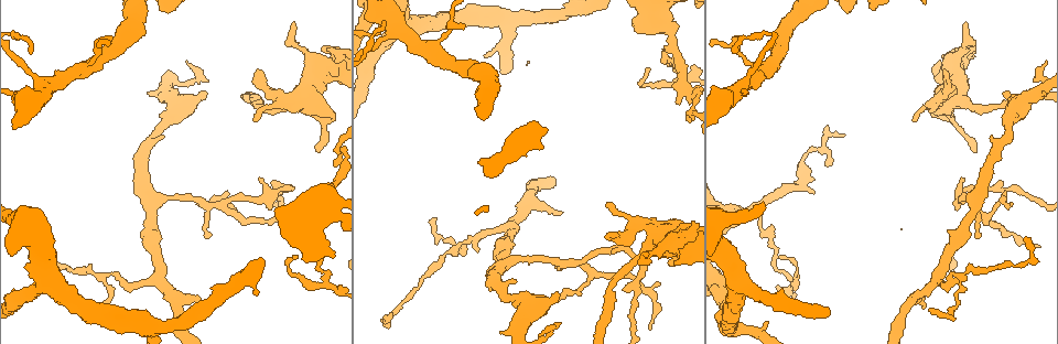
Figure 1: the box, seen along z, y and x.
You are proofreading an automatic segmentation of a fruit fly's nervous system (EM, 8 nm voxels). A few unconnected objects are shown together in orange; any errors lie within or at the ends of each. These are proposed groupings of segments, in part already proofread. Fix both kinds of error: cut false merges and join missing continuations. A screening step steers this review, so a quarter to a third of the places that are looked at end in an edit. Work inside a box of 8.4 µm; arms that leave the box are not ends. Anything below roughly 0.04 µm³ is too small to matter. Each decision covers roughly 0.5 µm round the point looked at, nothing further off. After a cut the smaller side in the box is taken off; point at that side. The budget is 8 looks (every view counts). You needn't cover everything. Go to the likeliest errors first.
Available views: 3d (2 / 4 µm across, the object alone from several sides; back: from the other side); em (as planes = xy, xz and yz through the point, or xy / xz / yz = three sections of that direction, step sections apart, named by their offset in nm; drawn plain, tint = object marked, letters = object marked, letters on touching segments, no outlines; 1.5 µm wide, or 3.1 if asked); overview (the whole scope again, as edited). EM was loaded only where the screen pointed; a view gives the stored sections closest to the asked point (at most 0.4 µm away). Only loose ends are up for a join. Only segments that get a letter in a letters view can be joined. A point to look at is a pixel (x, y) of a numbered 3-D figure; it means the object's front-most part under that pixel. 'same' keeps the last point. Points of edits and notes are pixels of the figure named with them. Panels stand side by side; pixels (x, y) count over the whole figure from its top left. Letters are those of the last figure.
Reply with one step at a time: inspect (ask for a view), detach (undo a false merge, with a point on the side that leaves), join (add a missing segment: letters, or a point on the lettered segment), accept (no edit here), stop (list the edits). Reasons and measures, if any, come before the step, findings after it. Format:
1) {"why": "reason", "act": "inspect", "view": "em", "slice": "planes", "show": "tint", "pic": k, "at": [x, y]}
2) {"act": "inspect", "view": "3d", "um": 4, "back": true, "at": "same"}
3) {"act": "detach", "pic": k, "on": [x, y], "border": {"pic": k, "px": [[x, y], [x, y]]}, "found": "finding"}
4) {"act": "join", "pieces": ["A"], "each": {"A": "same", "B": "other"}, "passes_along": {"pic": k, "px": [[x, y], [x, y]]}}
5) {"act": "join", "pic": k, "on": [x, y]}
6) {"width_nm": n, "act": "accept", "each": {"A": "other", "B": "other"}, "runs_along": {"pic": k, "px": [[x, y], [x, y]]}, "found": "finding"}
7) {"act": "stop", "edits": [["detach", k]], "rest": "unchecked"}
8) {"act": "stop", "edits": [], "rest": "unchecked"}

{"why": "free end", "act": "inspect", "view": "3d", "um": 4, "pic": 1, "at": [258, 70]}

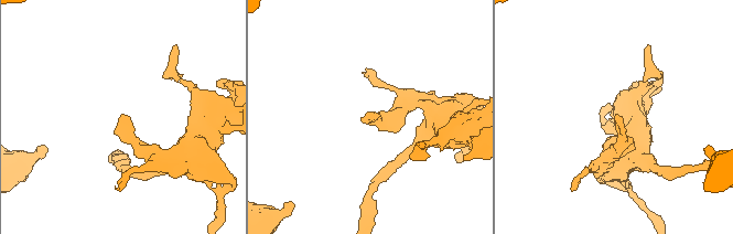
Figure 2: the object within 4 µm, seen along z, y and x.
{"why": "shape alone is not enough", "act": "inspect", "view": "em", "um": 3.1, "slice": "planes", "show": "letters", "pic": 2, "at": [129, 117]}

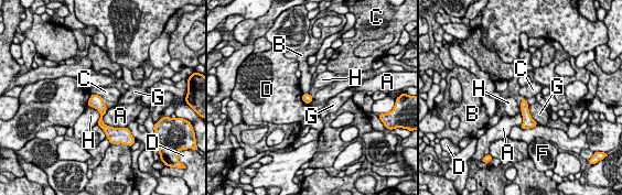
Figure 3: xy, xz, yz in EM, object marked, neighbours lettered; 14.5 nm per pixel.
{"act": "accept", "each": {"A": "other", "B": "other", "C": "other", "D": "other", "F": "other", "G": "other", "H": "other"}, "border": {"pic": 3, "px": [[92, 94], [97, 94], [104, 101]]}, "found": "none of them fits"}

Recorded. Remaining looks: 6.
{"why": "free end", "act": "inspect", "view": "em", "slice": "yz", "step": 8, "show": "tint", "pic": 1, "at": [935, 115]}

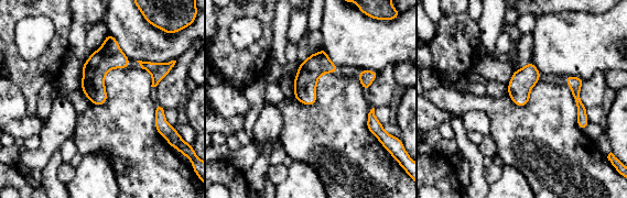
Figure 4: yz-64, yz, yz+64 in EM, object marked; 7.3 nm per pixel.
{"act": "inspect", "view": "em", "slice": "xy", "step": 4, "show": "letters", "at": "same"}

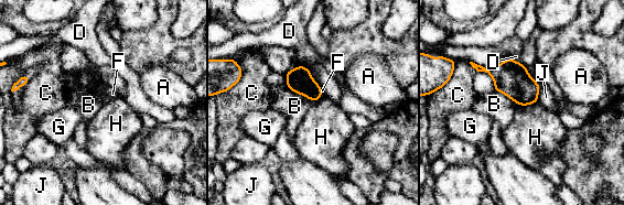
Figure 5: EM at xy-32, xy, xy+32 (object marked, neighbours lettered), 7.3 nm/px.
{"act": "accept", "each": {"A": "other", "B": "other", "C": "other", "D": "other", "F": "other", "G": "other", "H": "other", "J": "other"}, "border": {"pic": 5, "px": [[538, 101], [520, 107]]}, "found": "none of them fits"}

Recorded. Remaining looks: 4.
{"why": "a fork", "act": "inspect", "view": "em", "slice": "planes", "show": "letters", "pic": 1, "at": [572, 262]}

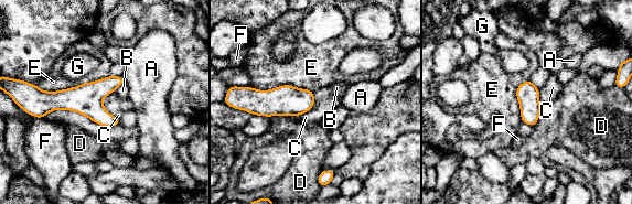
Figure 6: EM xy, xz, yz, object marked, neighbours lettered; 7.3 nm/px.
{"longest_contact_nm": ["E", 550], "act": "accept", "each": {"A": "other", "B": "other", "C": "other", "D": "other", "E": "other", "F": "other", "G": "other"}, "found": "all the same neuron"}

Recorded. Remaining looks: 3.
{"act": "stop", "edits": [], "rest": "unchecked"}

